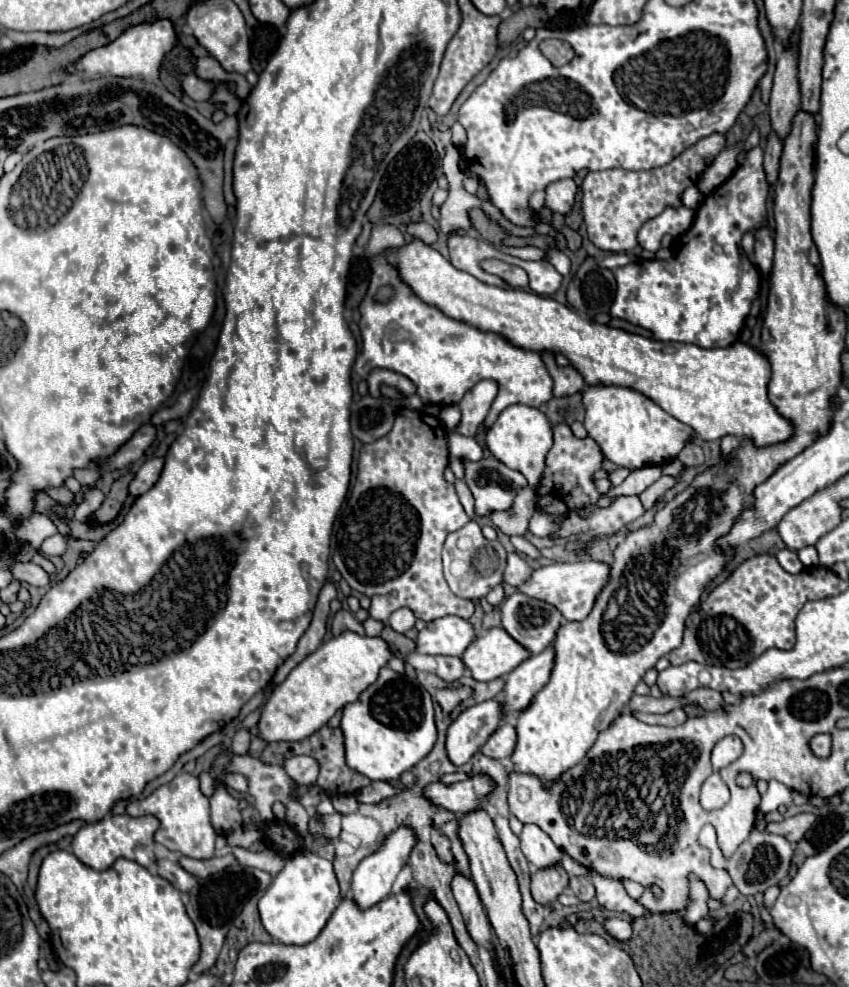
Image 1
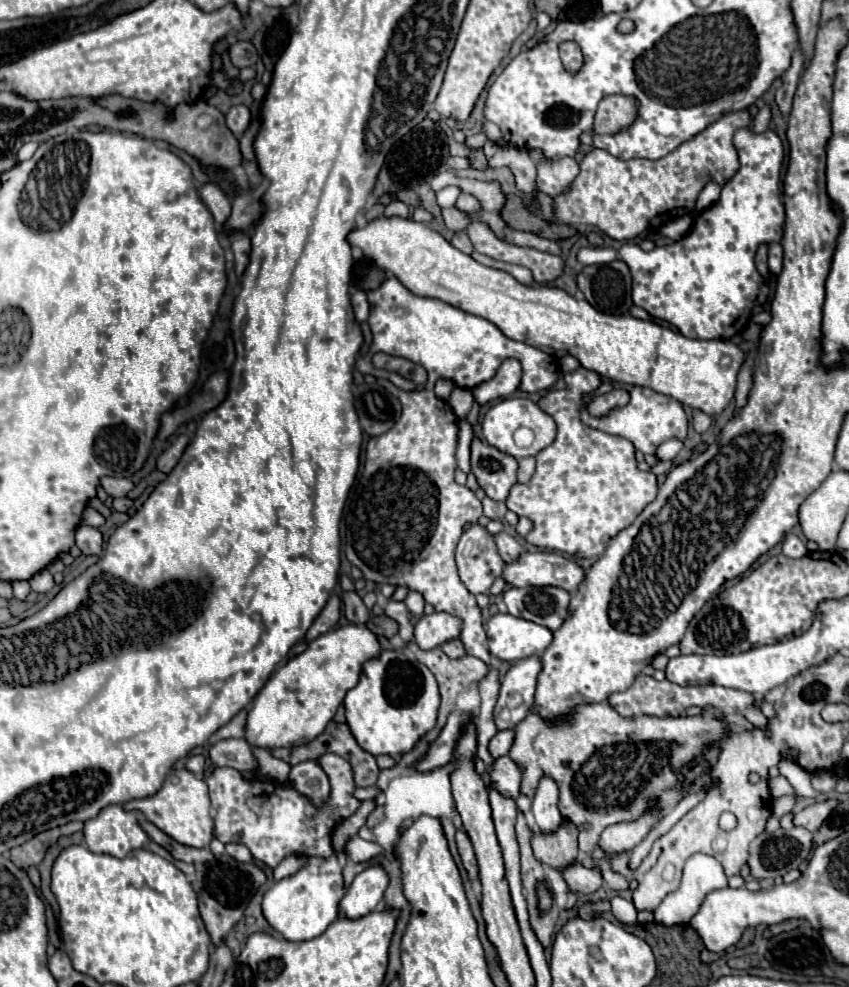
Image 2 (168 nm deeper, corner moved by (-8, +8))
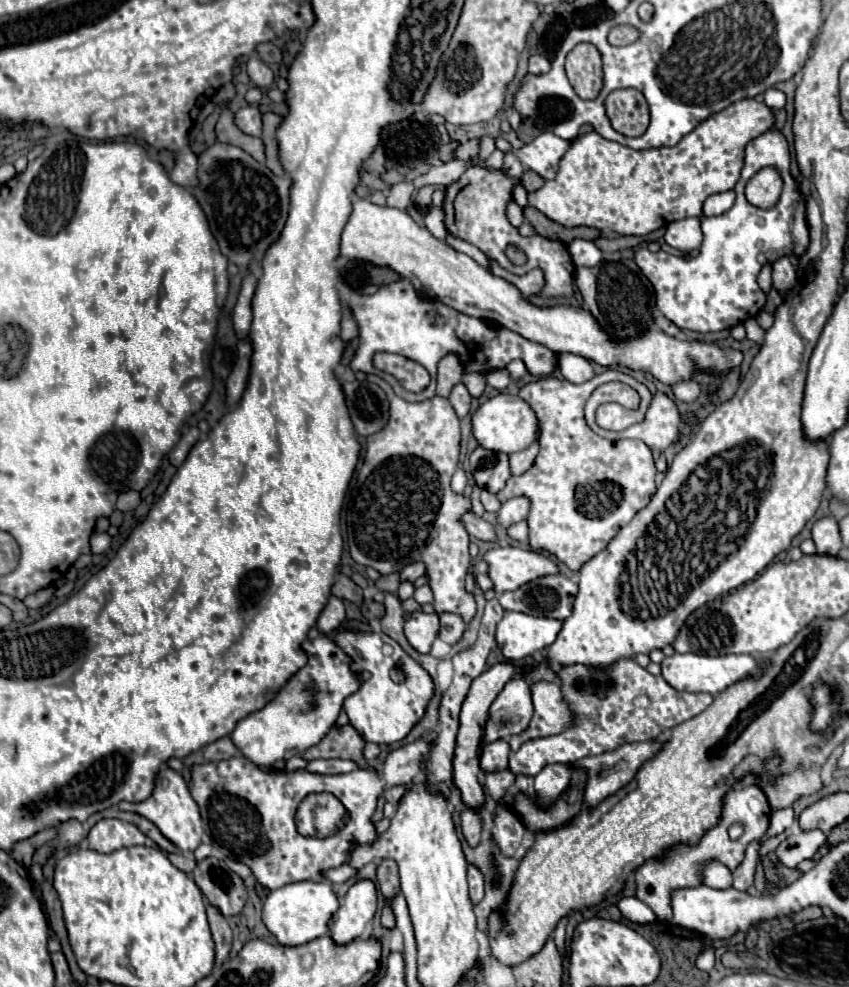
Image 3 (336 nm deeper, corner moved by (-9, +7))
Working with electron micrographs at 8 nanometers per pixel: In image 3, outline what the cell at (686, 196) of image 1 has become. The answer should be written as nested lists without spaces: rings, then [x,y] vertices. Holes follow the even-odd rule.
[[[733,190],[711,194],[703,204],[703,216],[719,216],[719,214],[727,212],[727,208],[731,208],[733,202],[735,202],[735,192]]]

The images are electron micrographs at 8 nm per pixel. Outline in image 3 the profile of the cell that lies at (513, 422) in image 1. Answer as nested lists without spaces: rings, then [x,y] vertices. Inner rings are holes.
[[[497,394],[495,398],[489,398],[485,404],[481,404],[475,410],[471,424],[473,424],[473,436],[483,448],[505,454],[529,448],[533,442],[539,440],[541,434],[541,422],[535,416],[533,408],[519,396],[509,396],[509,394]]]

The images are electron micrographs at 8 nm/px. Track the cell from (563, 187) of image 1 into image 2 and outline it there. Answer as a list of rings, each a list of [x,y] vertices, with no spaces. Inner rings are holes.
[[[528,151],[528,153],[538,169],[538,177],[536,177],[538,191],[544,191],[550,197],[556,197],[558,193],[562,193],[580,171],[574,157],[546,159],[542,151]]]

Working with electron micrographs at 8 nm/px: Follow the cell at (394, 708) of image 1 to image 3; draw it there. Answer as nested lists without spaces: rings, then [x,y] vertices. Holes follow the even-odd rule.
[[[339,632],[335,642],[351,656],[355,670],[369,672],[369,678],[361,688],[345,698],[345,712],[351,726],[363,736],[365,742],[373,744],[395,744],[401,742],[411,728],[423,718],[435,686],[429,672],[415,662],[403,648],[383,632]]]

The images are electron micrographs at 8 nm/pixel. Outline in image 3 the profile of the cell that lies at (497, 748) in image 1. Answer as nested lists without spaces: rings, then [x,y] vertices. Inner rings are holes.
[[[495,740],[483,746],[481,752],[481,770],[485,772],[499,772],[507,768],[509,758],[509,744],[505,740]]]

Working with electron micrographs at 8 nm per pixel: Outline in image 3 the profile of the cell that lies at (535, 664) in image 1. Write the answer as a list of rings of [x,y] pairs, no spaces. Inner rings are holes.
[[[511,678],[489,708],[483,736],[485,742],[493,742],[499,738],[509,740],[509,736],[519,734],[527,728],[531,716],[531,686],[525,678]]]

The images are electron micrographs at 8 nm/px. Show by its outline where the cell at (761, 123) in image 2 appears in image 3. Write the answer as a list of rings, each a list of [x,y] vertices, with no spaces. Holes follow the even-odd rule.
[[[769,88],[765,92],[765,104],[769,108],[783,108],[785,106],[785,94],[781,90],[775,90],[775,88]]]

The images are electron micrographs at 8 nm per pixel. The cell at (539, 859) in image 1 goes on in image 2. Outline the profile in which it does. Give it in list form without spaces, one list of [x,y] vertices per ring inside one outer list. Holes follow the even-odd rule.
[[[542,777],[534,799],[532,799],[532,811],[538,823],[538,829],[542,833],[556,831],[562,823],[562,815],[558,811],[558,783],[550,777]]]

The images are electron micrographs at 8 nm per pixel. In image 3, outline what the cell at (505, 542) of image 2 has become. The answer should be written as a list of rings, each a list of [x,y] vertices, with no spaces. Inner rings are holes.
[[[467,512],[467,516],[463,516],[463,522],[465,522],[469,536],[475,536],[477,540],[483,540],[483,542],[495,542],[497,540],[495,528],[489,522],[485,522],[483,518],[477,518],[473,512]]]

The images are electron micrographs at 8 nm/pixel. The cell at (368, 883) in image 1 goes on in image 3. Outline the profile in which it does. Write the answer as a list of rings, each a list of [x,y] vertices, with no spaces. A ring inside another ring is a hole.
[[[369,878],[357,880],[343,898],[343,906],[331,916],[329,930],[337,944],[347,944],[359,938],[365,924],[375,916],[377,888]]]

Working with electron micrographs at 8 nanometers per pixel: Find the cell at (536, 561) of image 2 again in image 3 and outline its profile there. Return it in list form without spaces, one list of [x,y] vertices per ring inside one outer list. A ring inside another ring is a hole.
[[[513,546],[493,548],[483,556],[483,560],[489,564],[489,578],[495,584],[495,592],[517,590],[541,576],[559,574],[559,566],[545,554]]]

